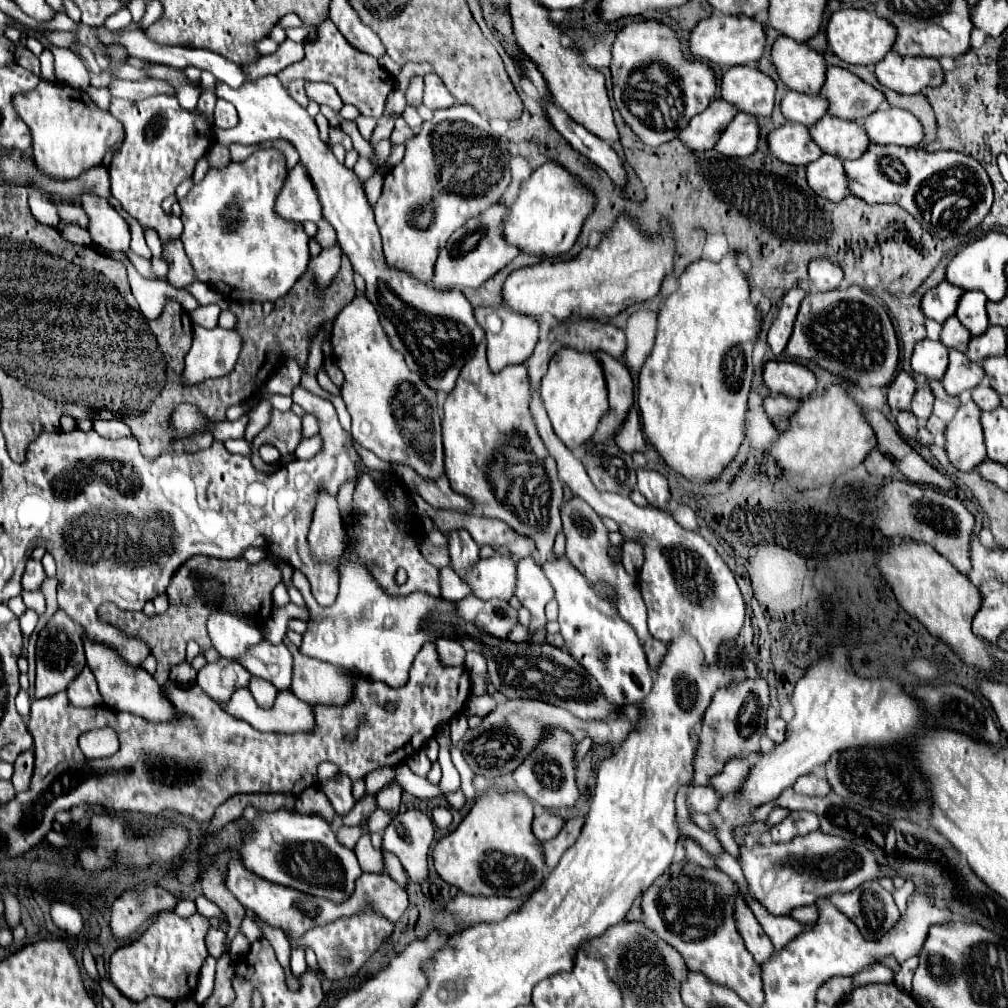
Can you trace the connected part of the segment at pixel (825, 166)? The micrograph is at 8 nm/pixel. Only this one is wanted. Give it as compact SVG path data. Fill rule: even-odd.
M823 153L807 165L807 181L817 195L831 201L841 201L847 195L847 171L843 169L843 161L831 157L831 153Z

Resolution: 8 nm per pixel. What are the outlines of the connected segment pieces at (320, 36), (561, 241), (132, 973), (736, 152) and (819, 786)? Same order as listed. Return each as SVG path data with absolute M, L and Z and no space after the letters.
M331 19L323 21L317 29L317 35L305 43L305 57L297 63L291 63L277 75L283 85L293 79L309 79L309 81L325 81L331 83L341 95L343 103L355 105L361 115L379 117L383 113L385 97L393 91L393 77L377 63L375 57L367 53L359 53L353 45L347 45L347 39L339 33L339 29L331 23Z
M559 163L541 165L525 183L521 183L519 197L513 201L505 221L505 239L527 253L549 257L563 255L573 247L593 207L593 189L587 187L575 173L567 171L567 167Z
M159 913L155 921L147 927L147 931L131 941L129 945L119 947L109 961L109 979L113 985L129 999L133 1001L143 1001L149 995L163 997L163 999L185 999L191 997L197 989L197 979L199 979L199 969L207 957L207 947L205 947L205 933L209 929L209 919L195 913L191 917L179 917L177 913Z
M737 113L735 119L727 125L717 141L715 149L723 157L747 157L755 153L759 143L759 123L757 117L747 113Z
M807 773L803 775L799 781L795 781L793 789L797 793L805 793L805 795L827 795L831 789L831 785L827 783L827 779L819 773Z

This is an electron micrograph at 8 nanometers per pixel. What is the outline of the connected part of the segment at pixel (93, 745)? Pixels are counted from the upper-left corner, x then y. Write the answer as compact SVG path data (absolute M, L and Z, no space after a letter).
M109 727L95 729L95 731L85 731L79 737L79 748L87 755L87 759L113 755L115 751L119 750L119 747L115 729L109 729Z

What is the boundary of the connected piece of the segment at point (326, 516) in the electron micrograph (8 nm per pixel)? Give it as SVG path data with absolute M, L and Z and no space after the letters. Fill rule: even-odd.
M319 493L313 523L309 529L309 545L315 559L327 559L337 565L341 553L347 549L337 499L327 493Z

